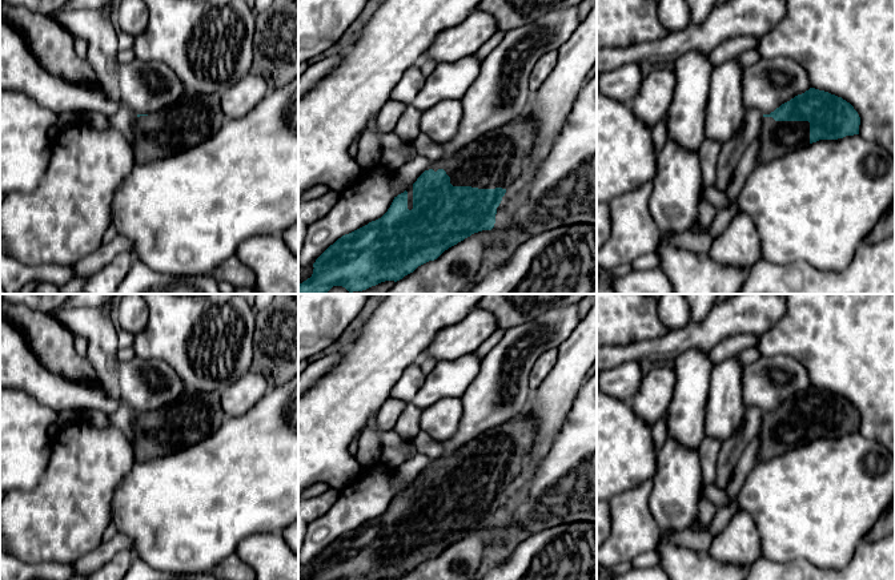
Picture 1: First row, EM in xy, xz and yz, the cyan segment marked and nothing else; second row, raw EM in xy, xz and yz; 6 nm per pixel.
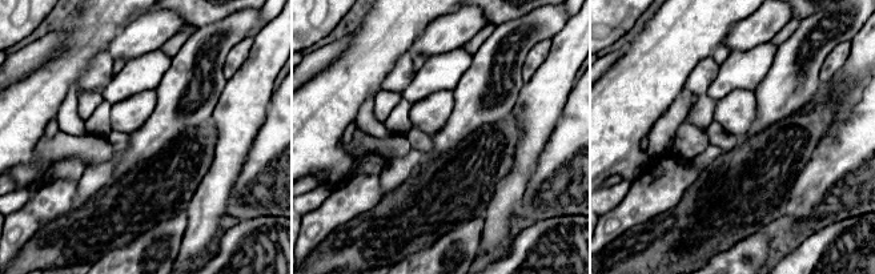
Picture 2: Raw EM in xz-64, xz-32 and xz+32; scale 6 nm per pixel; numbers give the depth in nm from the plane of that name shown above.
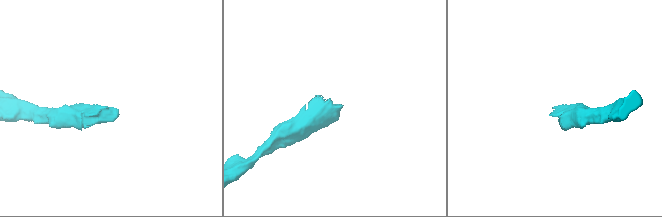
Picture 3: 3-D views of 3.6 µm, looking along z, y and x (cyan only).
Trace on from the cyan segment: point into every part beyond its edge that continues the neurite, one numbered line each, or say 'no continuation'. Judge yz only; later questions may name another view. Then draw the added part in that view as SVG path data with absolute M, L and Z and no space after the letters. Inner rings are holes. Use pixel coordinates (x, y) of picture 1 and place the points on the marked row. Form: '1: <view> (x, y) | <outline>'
1: yz (778, 139) | M763 117L758 133L760 146L756 164L766 164L799 150L810 144L808 121L775 121Z

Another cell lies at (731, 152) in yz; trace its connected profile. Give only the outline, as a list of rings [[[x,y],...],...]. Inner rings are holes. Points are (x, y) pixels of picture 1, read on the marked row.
[[[745,109],[739,130],[722,146],[714,185],[725,194],[729,181],[742,154],[760,130],[763,114],[755,109]]]

